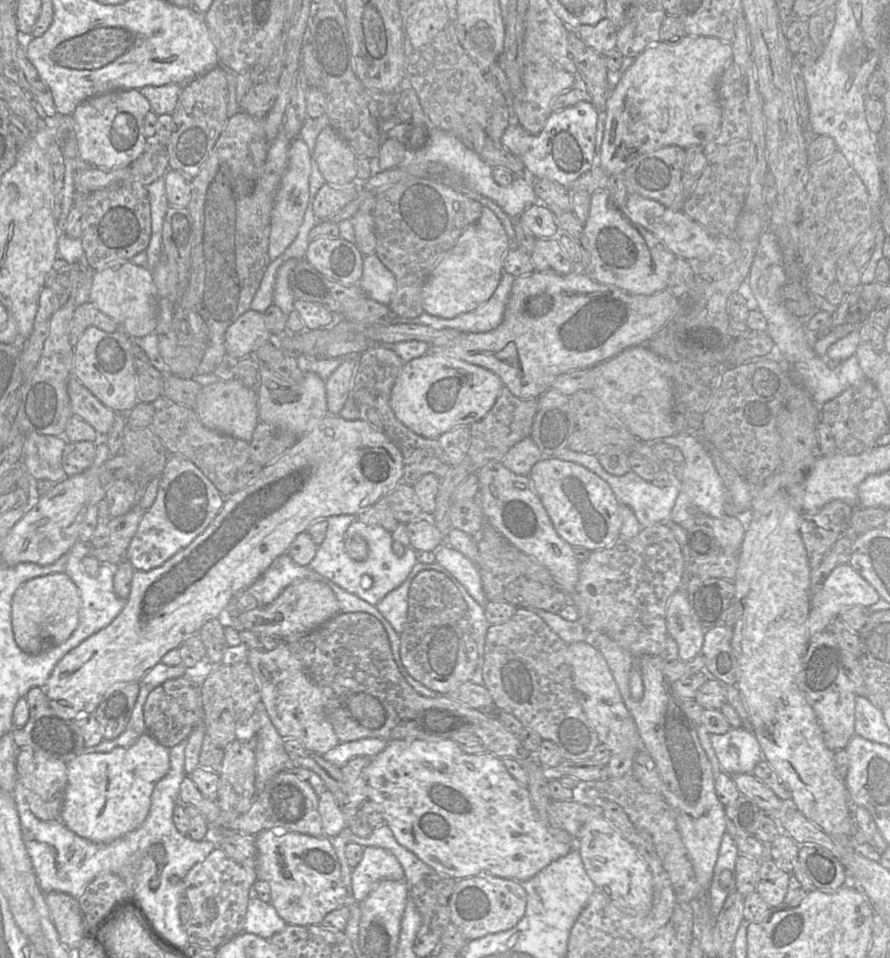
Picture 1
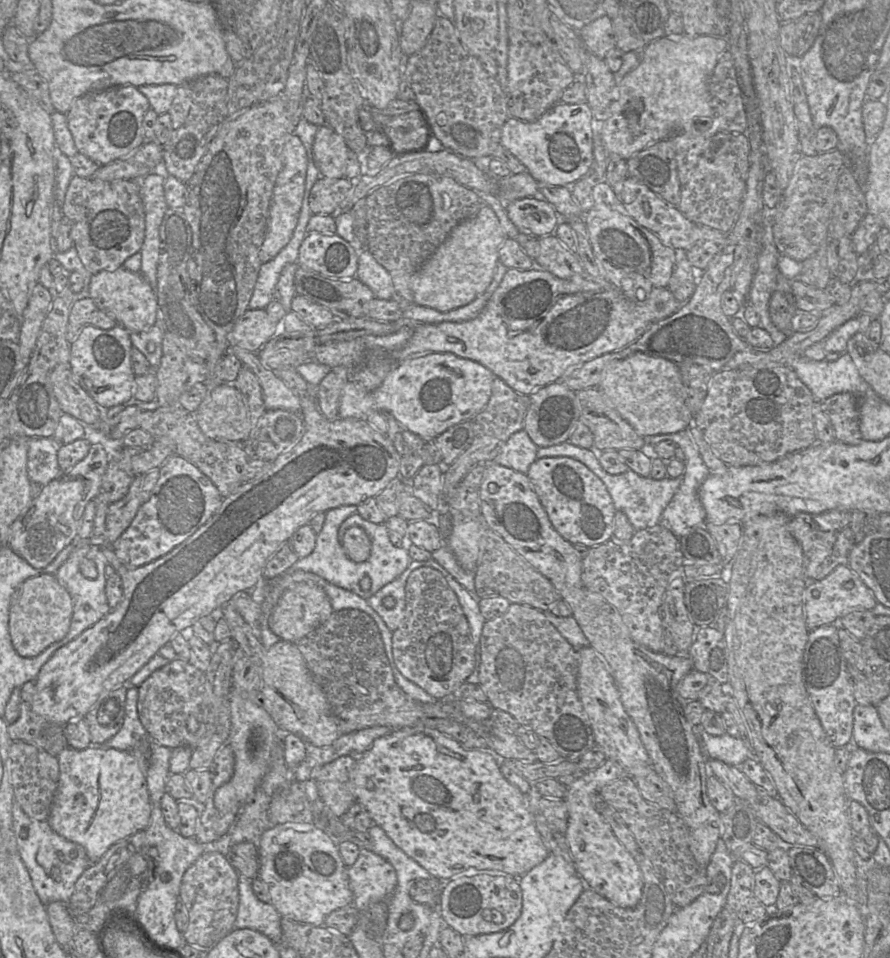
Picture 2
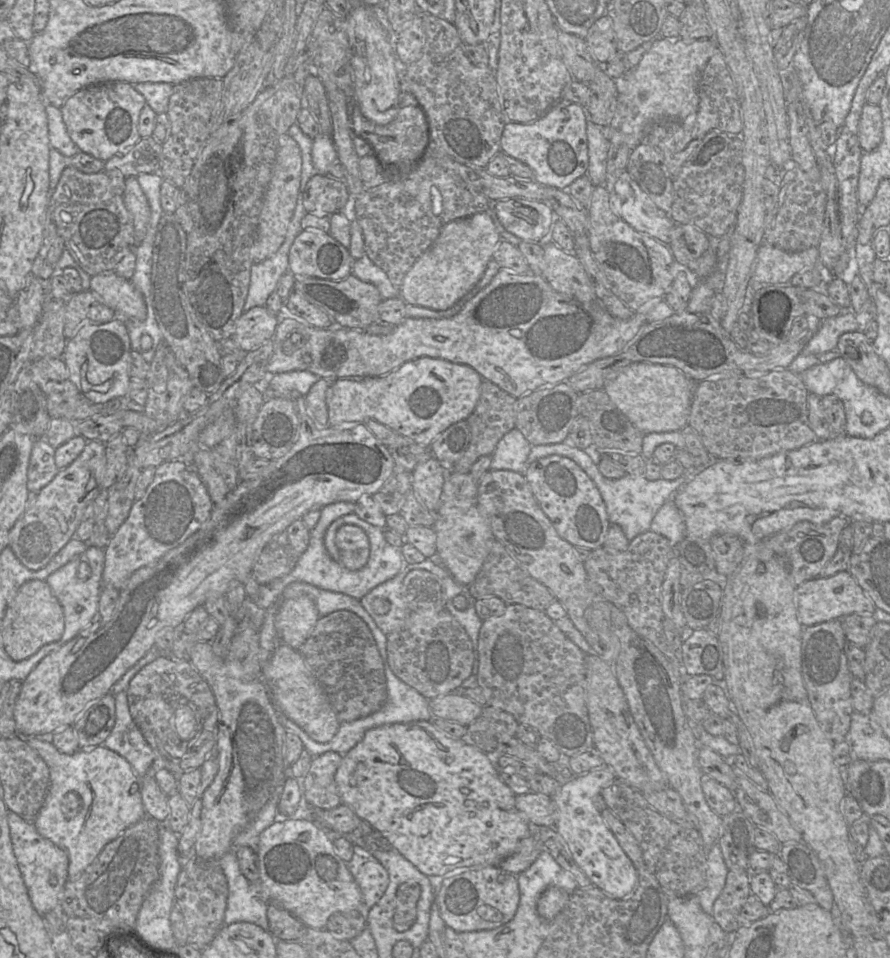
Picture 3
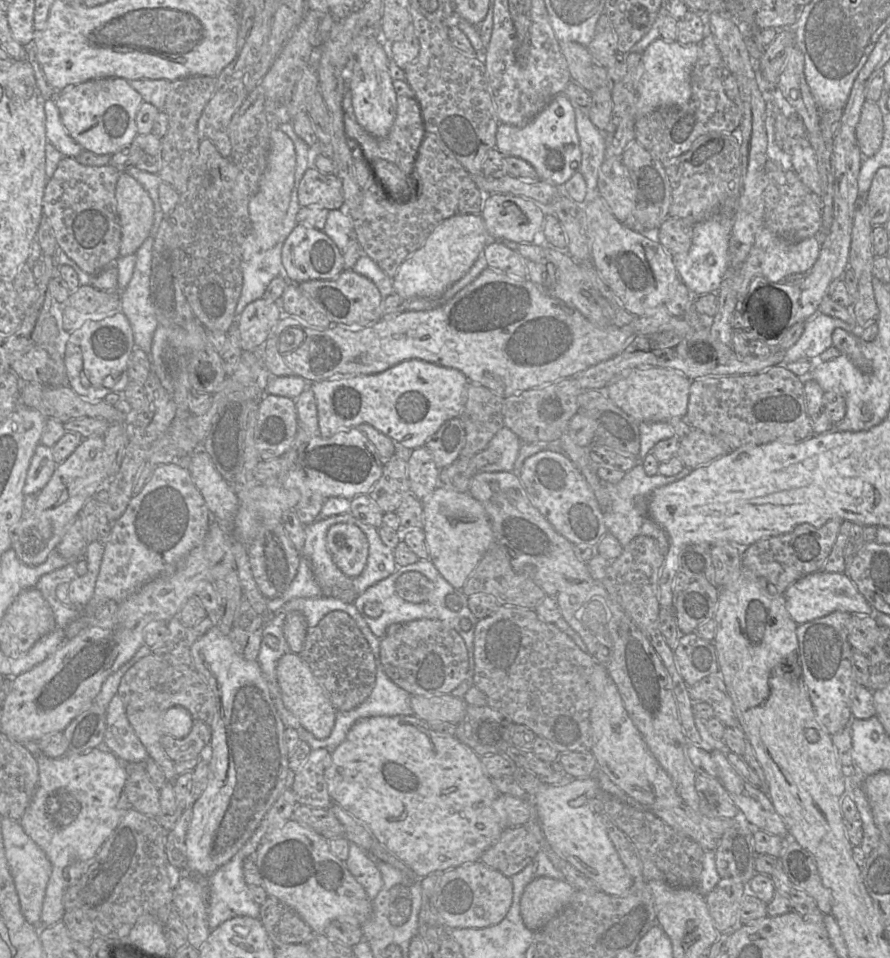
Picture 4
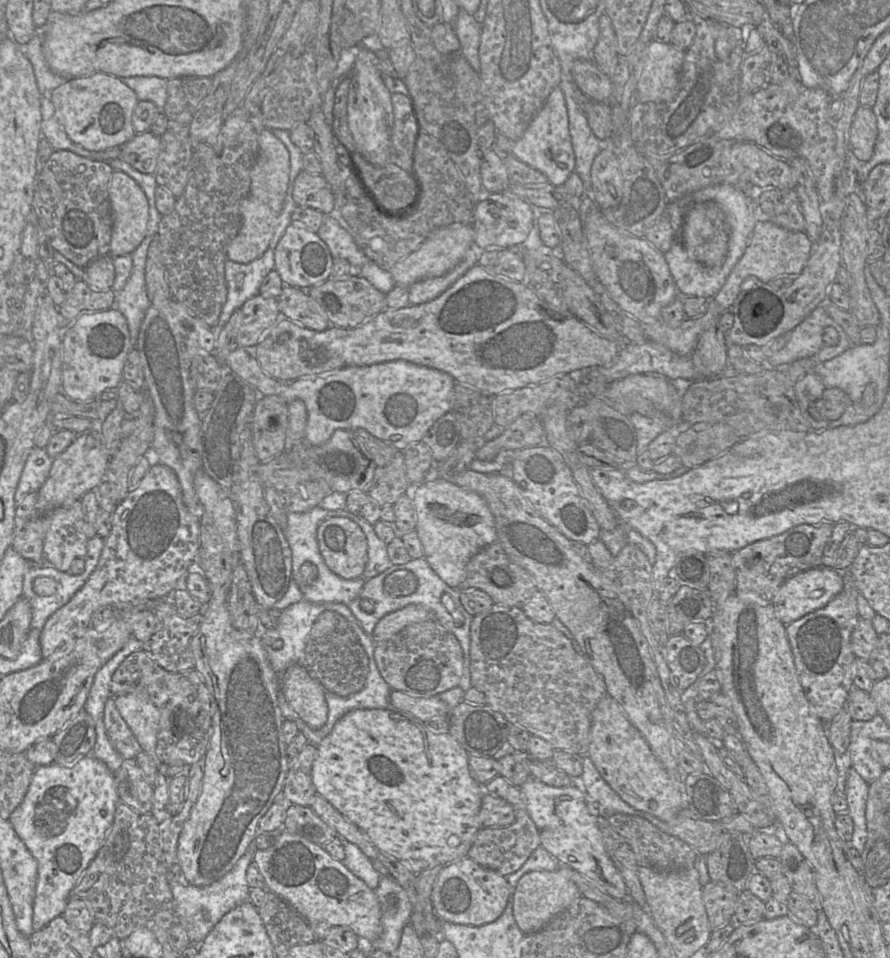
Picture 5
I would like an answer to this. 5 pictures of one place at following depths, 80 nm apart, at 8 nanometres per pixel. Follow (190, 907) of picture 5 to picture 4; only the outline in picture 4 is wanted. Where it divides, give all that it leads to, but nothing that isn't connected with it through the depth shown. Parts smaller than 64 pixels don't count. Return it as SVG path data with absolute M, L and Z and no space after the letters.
M266 815L259 826L243 845L243 847L232 857L230 861L217 869L213 874L205 877L209 890L209 917L210 930L216 929L223 922L237 916L248 916L260 918L260 905L255 903L249 893L249 885L246 883L243 874L243 862L253 856L259 847L263 837L269 831L269 821Z

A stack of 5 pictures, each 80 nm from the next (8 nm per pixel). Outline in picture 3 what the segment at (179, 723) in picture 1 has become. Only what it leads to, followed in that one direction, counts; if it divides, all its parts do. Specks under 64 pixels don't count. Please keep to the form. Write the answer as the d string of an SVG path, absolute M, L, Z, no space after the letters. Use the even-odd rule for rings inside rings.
M158 656L154 661L142 667L131 679L126 690L131 716L141 731L151 731L158 744L168 753L170 758L181 760L197 752L209 740L216 739L219 710L216 698L209 686L190 661L174 661L168 656ZM180 706L188 706L195 715L196 726L191 738L181 739L175 729L174 713Z

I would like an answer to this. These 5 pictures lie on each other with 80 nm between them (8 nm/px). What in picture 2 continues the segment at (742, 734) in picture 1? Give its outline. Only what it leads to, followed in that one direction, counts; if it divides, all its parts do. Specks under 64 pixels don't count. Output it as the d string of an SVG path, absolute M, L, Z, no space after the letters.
M703 730L703 751L707 758L721 760L736 767L748 758L754 757L747 741L740 737L733 737L725 733L721 736L712 736Z

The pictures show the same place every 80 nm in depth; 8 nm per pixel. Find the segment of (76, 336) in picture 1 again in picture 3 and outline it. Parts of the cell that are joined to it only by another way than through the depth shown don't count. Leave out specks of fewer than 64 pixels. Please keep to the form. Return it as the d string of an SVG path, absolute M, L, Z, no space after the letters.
M91 290L70 295L65 301L64 336L67 340L73 338L83 325L106 324L118 317L116 312Z

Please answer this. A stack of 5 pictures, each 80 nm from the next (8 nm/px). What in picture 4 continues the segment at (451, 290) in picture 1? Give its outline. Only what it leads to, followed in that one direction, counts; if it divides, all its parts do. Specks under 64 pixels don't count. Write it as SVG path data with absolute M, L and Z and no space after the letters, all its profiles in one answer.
M459 215L446 219L434 229L421 248L399 266L392 279L394 292L406 299L440 297L469 271L488 243L489 236L480 215Z

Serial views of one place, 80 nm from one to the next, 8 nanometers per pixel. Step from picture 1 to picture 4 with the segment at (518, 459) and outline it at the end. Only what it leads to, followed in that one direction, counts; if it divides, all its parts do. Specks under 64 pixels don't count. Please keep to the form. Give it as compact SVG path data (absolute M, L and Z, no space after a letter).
M505 426L500 429L489 443L489 448L498 452L499 459L481 468L480 472L511 472L521 448L522 441Z

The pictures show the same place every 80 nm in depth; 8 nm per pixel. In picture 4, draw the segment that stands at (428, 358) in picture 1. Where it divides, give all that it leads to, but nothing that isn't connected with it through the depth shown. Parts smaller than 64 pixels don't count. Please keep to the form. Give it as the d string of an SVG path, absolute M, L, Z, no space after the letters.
M410 359L402 361L383 372L366 375L353 375L343 378L328 378L326 380L309 382L308 387L312 389L315 396L319 431L322 437L328 438L336 434L340 429L353 428L363 423L367 423L395 441L400 442L404 447L413 450L415 448L425 446L426 441L441 427L445 421L454 417L459 417L466 401L466 387L468 383L470 382L466 376L457 369L440 366L420 359Z

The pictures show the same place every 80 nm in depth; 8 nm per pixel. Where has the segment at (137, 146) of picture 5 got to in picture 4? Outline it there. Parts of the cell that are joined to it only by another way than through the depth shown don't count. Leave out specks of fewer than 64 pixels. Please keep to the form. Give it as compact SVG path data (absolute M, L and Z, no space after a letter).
M153 133L137 134L131 144L111 155L109 165L120 172L129 167L158 173L161 166L161 138Z

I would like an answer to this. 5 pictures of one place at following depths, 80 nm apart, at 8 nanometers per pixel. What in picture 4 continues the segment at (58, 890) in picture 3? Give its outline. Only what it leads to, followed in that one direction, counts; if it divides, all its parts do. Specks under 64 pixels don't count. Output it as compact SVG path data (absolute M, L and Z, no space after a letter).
M2 817L1 831L5 856L19 897L21 912L28 923L40 927L42 905L52 865L45 852L26 834L19 821Z

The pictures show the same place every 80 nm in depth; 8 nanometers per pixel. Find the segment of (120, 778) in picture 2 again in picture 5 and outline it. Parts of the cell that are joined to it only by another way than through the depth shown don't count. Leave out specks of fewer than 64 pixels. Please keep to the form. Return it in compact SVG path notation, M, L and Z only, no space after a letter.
M92 754L70 767L52 763L35 769L24 800L8 819L38 863L34 931L64 913L72 889L106 839L119 801L114 773Z

